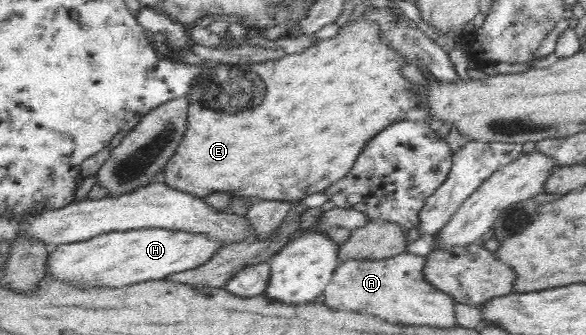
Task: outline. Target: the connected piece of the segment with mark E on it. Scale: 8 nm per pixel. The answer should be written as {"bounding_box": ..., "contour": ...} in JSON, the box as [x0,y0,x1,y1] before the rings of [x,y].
{"bounding_box":[161,17,419,204],"contour":[[[359,17],[356,21],[348,22],[342,26],[336,36],[314,42],[303,52],[286,55],[283,59],[254,61],[252,56],[230,55],[230,63],[217,63],[216,67],[206,69],[204,77],[192,85],[188,98],[188,131],[184,139],[180,141],[176,153],[170,157],[163,168],[161,180],[176,191],[184,191],[200,198],[208,198],[210,195],[228,192],[235,198],[248,198],[259,200],[288,201],[292,204],[304,199],[306,196],[326,191],[336,180],[342,179],[356,161],[366,142],[374,135],[378,135],[382,129],[386,129],[392,123],[404,121],[406,113],[418,105],[419,97],[412,92],[414,85],[402,77],[402,69],[406,66],[402,54],[398,54],[391,45],[387,45],[381,36],[381,31],[375,21]]]}

